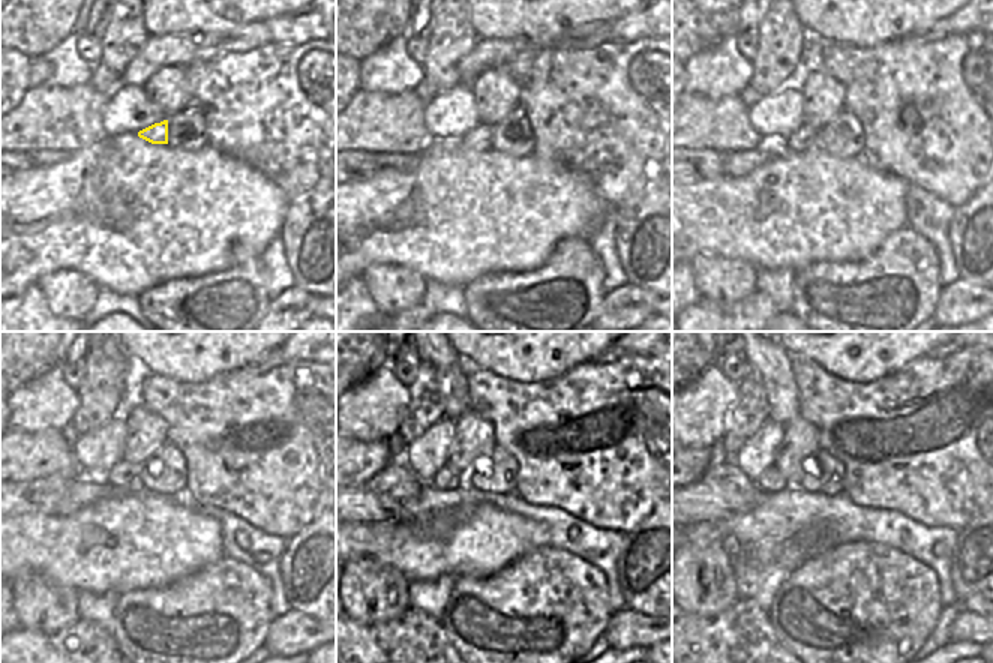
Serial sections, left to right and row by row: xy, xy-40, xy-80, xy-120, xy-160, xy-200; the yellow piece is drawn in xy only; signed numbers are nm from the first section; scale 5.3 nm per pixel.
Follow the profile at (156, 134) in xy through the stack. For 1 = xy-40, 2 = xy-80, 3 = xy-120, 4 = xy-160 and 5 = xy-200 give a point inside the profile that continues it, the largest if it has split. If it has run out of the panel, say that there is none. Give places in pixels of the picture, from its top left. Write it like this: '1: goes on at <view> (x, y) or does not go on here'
1: goes on at xy-40 (479, 138)
2: goes on at xy-80 (804, 138)
3: goes on at xy-120 (123, 474)
4: goes on at xy-160 (443, 480)
5: goes on at xy-200 (771, 482)

